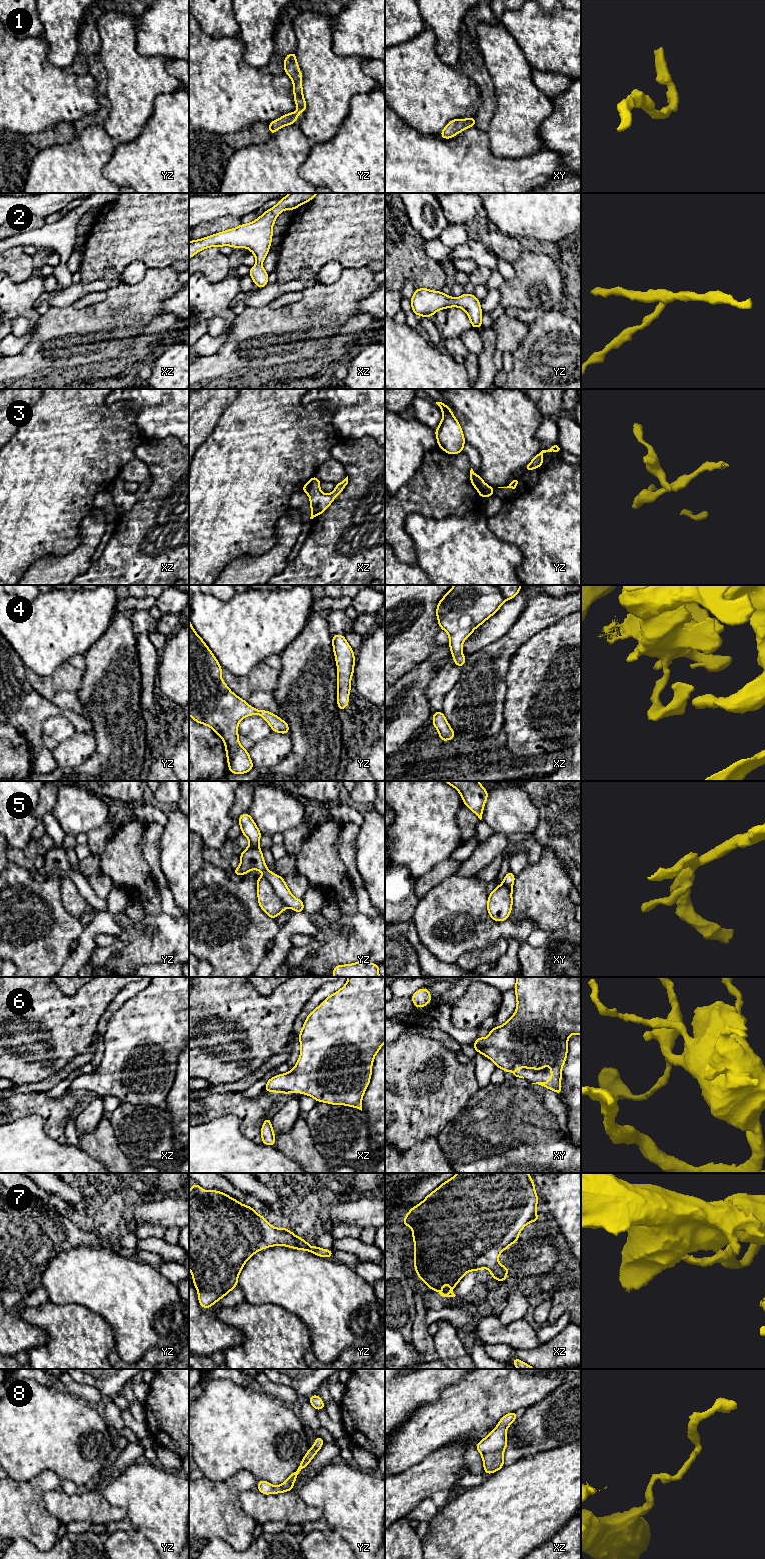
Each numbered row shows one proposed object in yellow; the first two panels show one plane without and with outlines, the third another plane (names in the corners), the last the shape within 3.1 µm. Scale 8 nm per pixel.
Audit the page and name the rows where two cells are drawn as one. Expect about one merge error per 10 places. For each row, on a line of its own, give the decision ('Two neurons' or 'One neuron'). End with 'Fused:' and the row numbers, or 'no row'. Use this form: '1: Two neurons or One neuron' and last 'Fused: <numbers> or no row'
1: One neuron
2: One neuron
3: One neuron
4: One neuron
5: Two neurons
6: One neuron
7: One neuron
8: One neuron
Fused: 5

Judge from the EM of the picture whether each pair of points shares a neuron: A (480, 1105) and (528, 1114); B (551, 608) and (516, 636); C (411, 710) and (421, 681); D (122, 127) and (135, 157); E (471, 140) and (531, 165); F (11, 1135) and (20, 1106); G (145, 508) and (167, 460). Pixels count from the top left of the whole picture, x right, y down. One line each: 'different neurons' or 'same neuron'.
A: same neuron
B: same neuron
C: same neuron
D: different neurons
E: same neuron
F: different neurons
G: same neuron

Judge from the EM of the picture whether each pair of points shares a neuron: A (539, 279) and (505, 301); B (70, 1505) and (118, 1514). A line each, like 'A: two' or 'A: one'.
A: one
B: one

